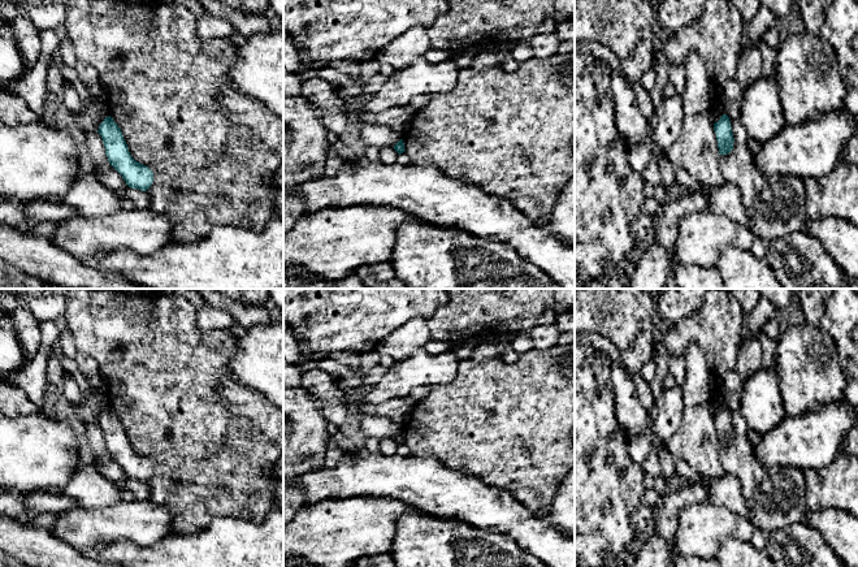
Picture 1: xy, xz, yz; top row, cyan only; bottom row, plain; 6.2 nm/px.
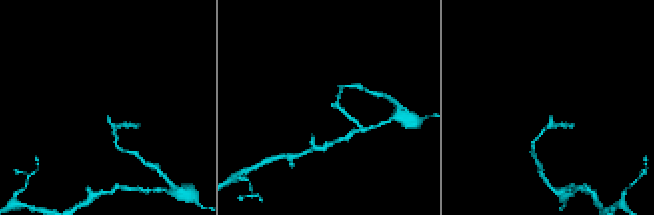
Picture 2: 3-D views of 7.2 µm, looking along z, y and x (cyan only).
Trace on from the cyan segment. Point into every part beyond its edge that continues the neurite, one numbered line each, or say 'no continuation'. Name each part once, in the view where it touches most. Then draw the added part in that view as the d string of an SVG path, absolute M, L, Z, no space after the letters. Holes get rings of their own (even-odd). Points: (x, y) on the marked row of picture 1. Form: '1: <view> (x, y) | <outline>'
no continuation

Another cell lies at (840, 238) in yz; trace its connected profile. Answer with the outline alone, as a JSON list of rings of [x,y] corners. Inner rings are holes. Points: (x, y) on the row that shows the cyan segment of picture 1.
[[[842,218],[810,221],[807,233],[816,237],[850,281],[858,280],[858,228]]]

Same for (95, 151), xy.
[[[98,131],[87,133],[87,151],[86,155],[92,164],[92,170],[107,170],[109,161],[105,155],[103,139]]]

